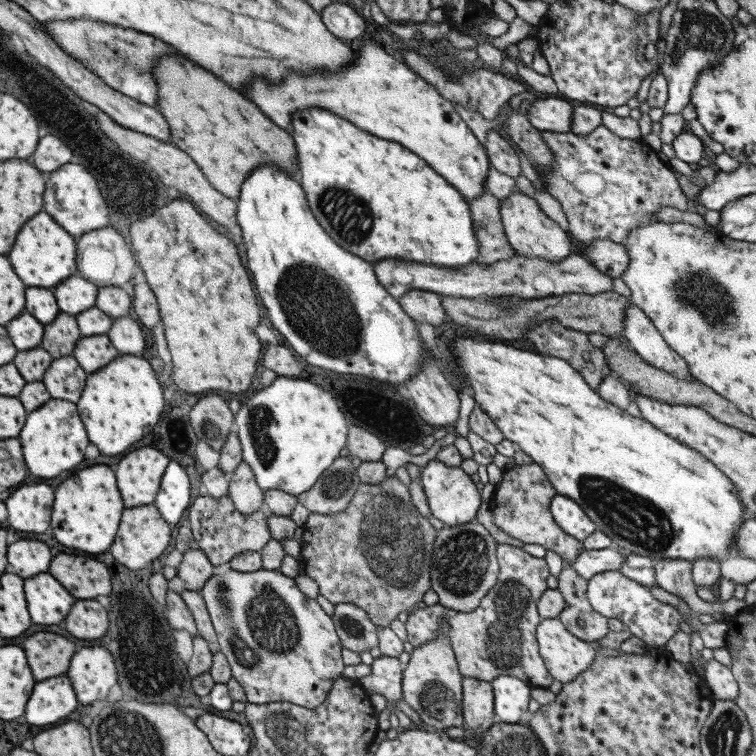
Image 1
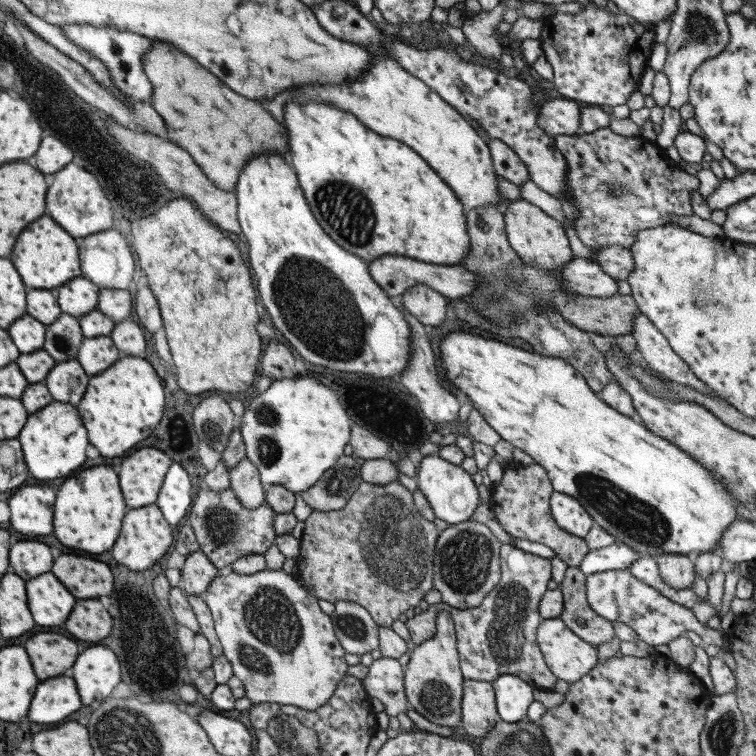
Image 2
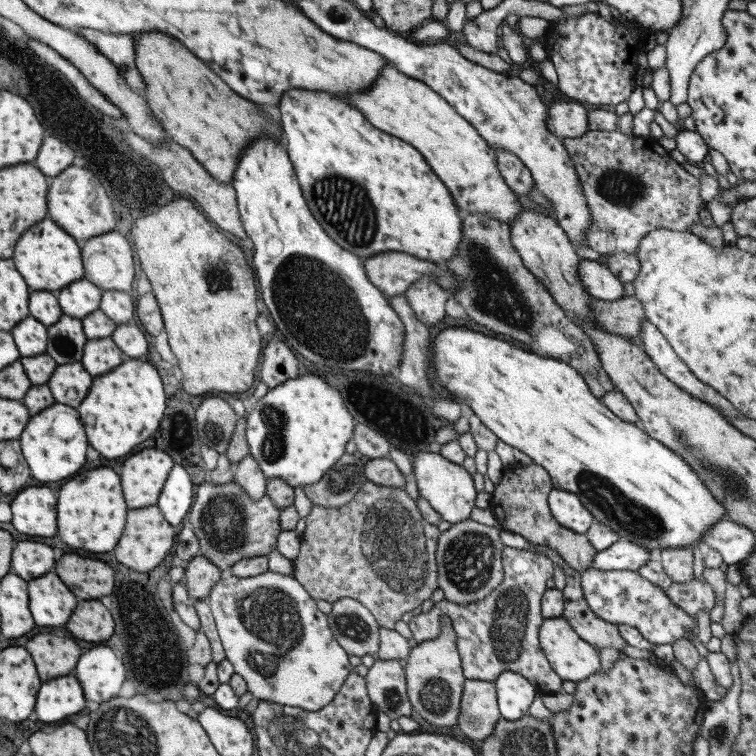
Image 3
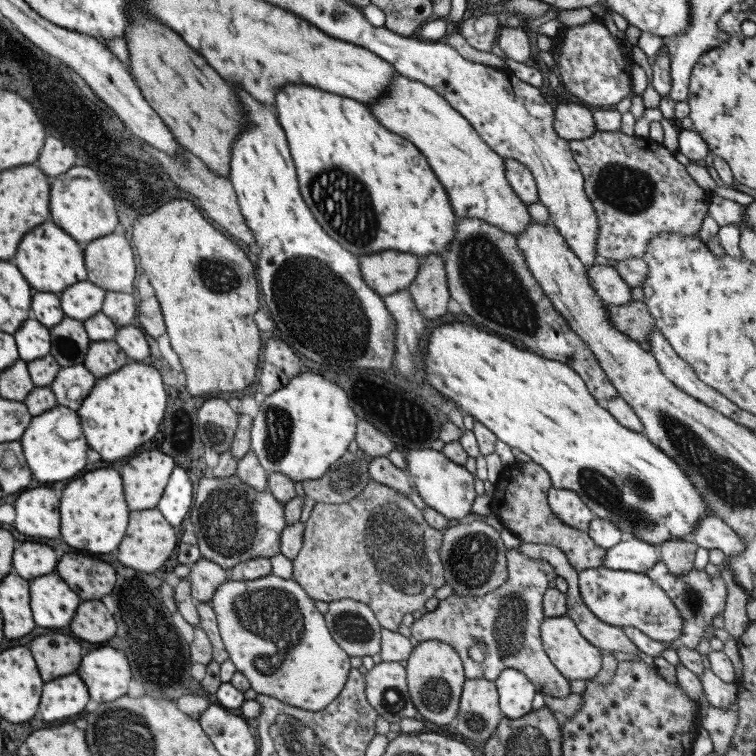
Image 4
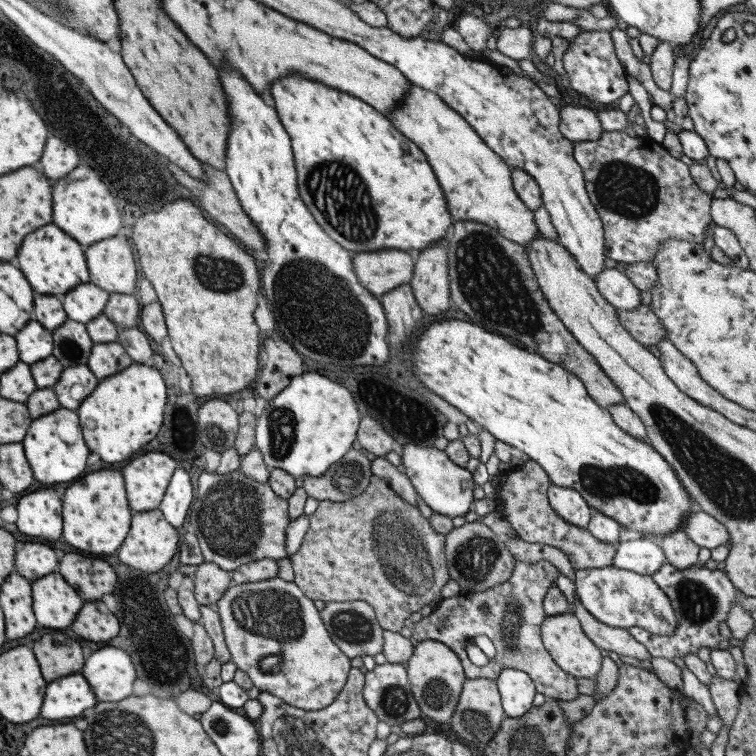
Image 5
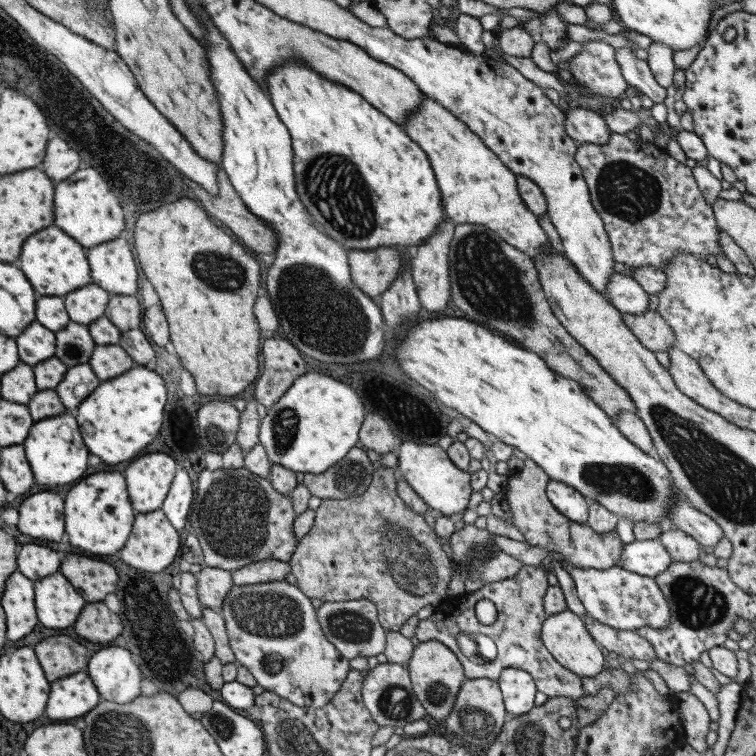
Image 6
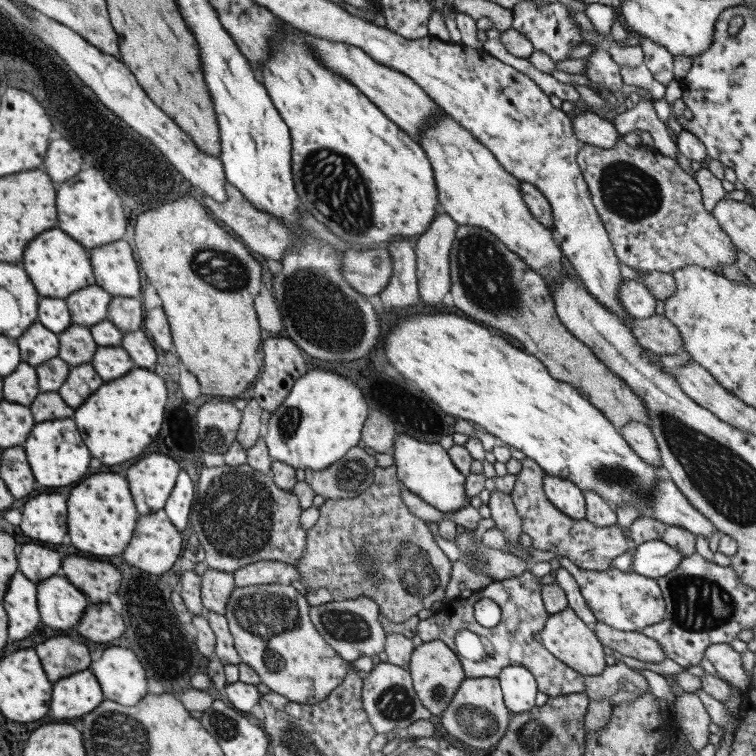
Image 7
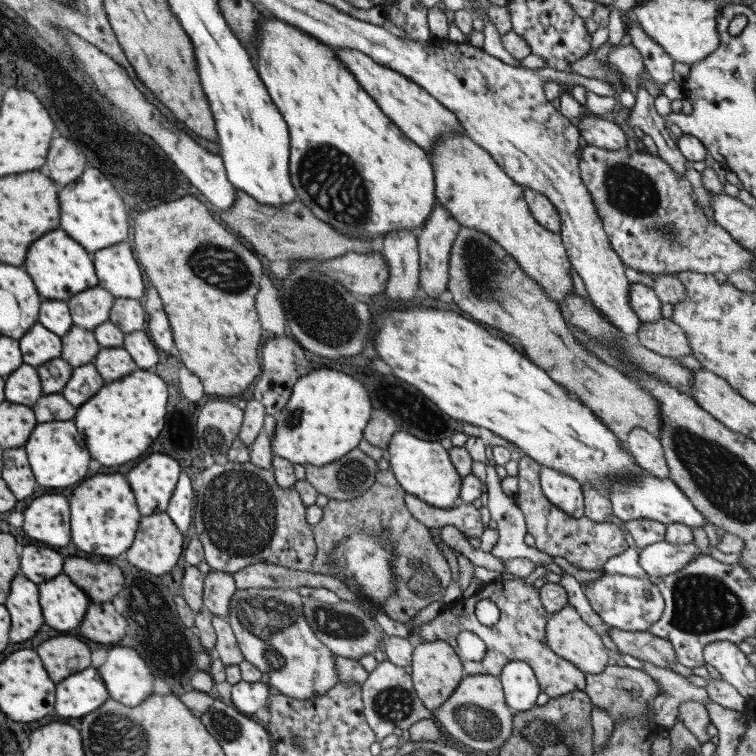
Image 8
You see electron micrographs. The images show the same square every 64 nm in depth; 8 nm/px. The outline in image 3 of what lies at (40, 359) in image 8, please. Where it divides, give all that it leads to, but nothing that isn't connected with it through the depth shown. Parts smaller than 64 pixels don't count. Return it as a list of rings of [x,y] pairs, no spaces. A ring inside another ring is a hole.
[[[32,315],[18,322],[12,332],[19,354],[22,357],[36,356],[46,352],[48,347],[47,326]]]

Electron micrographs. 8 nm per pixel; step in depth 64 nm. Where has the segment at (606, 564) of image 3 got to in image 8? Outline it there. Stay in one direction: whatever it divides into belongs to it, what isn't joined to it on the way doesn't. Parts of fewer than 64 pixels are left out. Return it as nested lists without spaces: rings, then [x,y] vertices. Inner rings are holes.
[[[695,540],[690,544],[674,544],[668,541],[656,542],[640,548],[638,564],[652,579],[678,572],[688,562],[700,557]]]

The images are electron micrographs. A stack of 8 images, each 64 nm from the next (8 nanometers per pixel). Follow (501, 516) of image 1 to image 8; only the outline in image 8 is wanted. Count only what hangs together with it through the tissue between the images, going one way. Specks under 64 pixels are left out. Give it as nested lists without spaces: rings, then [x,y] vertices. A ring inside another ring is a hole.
[[[523,453],[518,465],[519,472],[516,476],[518,479],[518,492],[516,492],[514,499],[525,517],[527,534],[534,536],[535,547],[539,551],[553,557],[562,556],[570,564],[582,570],[604,571],[606,561],[613,556],[622,554],[629,547],[620,526],[624,526],[629,531],[639,548],[664,541],[667,525],[653,519],[643,517],[623,524],[613,524],[611,522],[598,523],[589,520],[586,516],[581,518],[570,517],[548,501],[543,494],[540,483],[542,467]]]

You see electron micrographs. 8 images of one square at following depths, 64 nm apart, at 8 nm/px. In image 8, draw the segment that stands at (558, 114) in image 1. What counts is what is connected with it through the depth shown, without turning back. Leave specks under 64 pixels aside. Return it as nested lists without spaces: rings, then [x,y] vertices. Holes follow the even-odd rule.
[[[588,113],[575,123],[583,144],[608,150],[618,150],[628,146],[628,136],[622,131],[622,127],[614,122],[600,120],[598,116]]]

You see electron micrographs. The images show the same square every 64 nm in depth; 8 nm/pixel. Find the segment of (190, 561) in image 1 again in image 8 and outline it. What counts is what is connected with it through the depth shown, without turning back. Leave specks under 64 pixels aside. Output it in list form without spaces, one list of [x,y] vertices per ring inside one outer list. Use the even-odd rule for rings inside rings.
[[[210,571],[205,575],[203,585],[203,606],[213,615],[226,617],[229,603],[237,592],[232,574],[222,571]]]

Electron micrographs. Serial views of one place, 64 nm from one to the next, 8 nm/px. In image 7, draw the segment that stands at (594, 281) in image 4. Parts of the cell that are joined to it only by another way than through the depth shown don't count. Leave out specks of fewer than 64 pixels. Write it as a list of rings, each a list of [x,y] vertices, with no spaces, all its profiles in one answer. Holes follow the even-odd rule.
[[[637,279],[620,281],[618,304],[632,317],[648,318],[656,313],[656,298]]]

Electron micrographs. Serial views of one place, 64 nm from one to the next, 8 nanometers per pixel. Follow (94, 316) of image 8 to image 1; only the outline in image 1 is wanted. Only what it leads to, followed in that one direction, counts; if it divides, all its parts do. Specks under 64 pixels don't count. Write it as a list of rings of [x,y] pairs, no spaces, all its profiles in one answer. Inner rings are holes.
[[[76,274],[64,279],[52,291],[60,312],[76,316],[95,306],[98,289],[93,282]]]

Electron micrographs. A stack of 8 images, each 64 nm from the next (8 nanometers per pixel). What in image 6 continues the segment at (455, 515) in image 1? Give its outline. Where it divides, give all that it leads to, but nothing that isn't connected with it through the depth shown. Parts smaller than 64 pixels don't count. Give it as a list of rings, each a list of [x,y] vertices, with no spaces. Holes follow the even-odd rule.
[[[402,442],[398,461],[398,475],[410,484],[410,487],[436,515],[441,514],[447,517],[453,514],[463,514],[468,509],[468,502],[473,493],[471,474],[457,468],[440,446]]]

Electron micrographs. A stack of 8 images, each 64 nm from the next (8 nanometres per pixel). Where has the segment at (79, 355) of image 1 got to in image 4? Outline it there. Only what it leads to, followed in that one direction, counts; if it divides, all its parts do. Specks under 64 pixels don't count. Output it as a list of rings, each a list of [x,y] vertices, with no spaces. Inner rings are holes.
[[[112,338],[107,341],[91,341],[88,347],[88,354],[86,354],[86,360],[84,360],[84,366],[96,378],[102,378],[102,376],[122,368],[122,366],[130,361],[127,354]]]

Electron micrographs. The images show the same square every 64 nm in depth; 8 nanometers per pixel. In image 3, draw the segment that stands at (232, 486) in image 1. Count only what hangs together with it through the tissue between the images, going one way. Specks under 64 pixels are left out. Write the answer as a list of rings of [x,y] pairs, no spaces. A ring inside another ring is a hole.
[[[250,454],[237,463],[233,482],[238,484],[254,502],[258,502],[258,499],[266,495],[268,480]]]

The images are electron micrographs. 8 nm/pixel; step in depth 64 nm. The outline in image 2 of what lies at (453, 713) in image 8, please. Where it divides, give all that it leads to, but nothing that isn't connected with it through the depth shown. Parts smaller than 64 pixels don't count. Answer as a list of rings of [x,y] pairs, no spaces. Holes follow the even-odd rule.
[[[464,679],[461,726],[473,737],[484,738],[500,720],[493,684]]]

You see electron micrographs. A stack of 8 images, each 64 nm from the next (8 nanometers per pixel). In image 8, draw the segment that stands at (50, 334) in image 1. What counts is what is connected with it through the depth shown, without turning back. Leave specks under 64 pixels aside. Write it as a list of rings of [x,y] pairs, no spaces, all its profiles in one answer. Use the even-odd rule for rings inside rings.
[[[72,325],[66,335],[62,336],[62,360],[66,360],[74,368],[86,363],[92,363],[98,351],[102,348],[96,340],[93,331]]]

